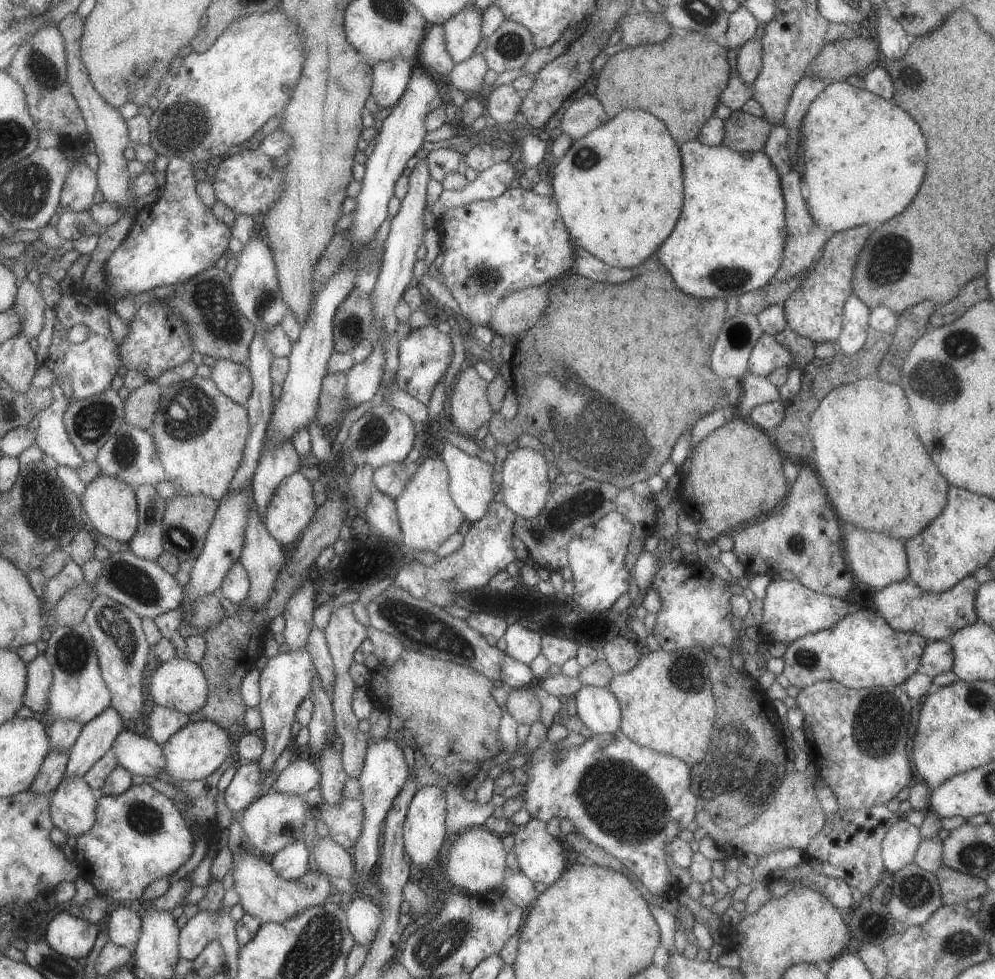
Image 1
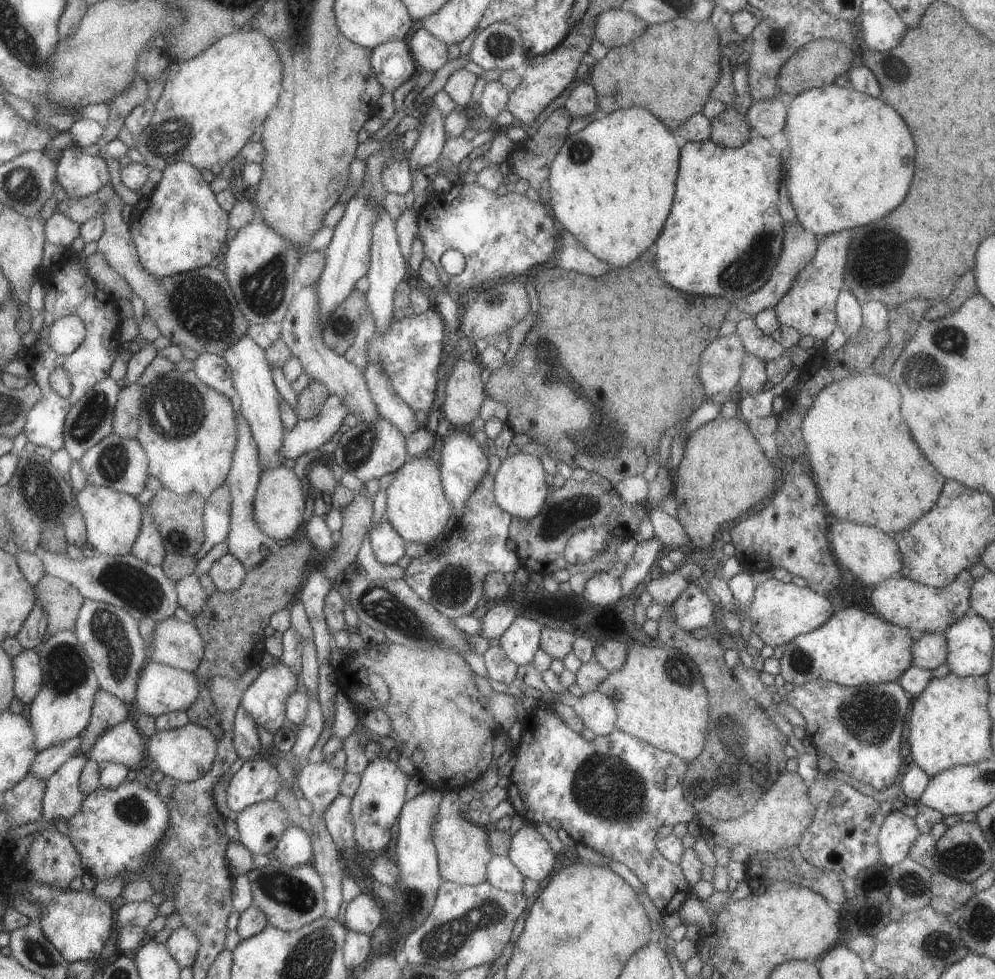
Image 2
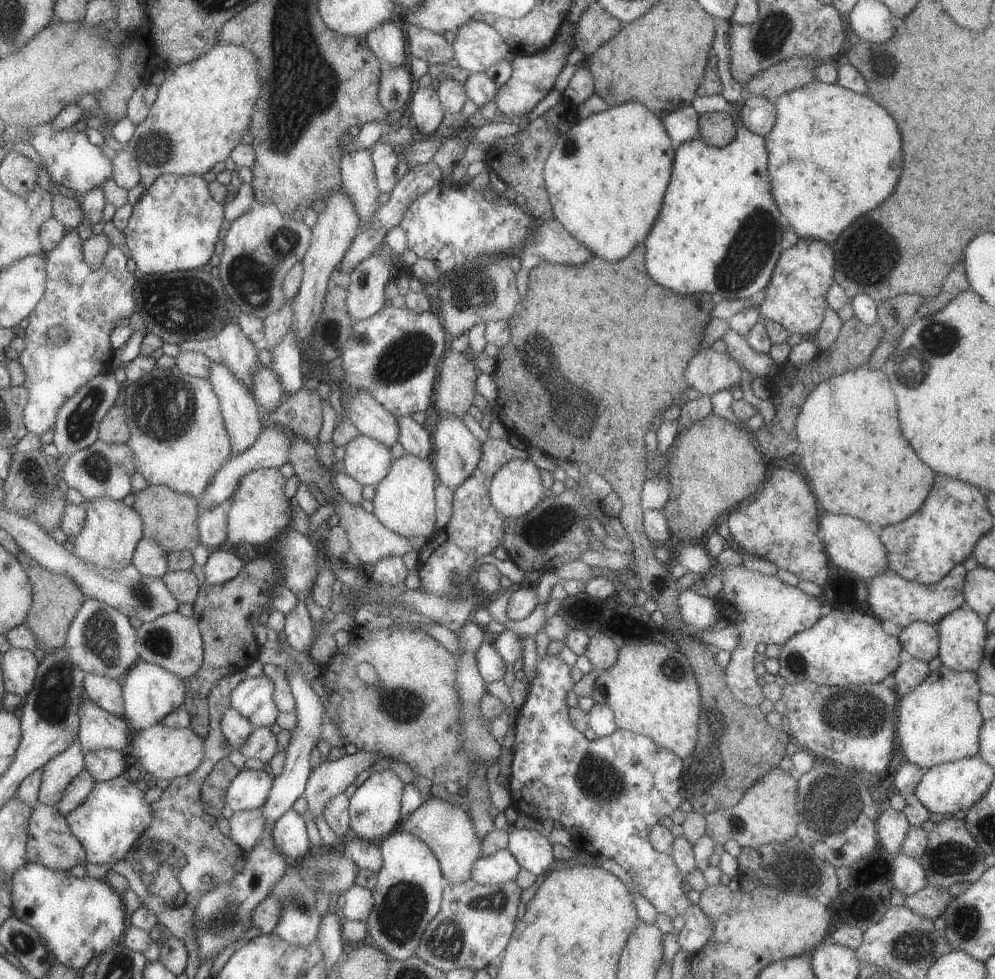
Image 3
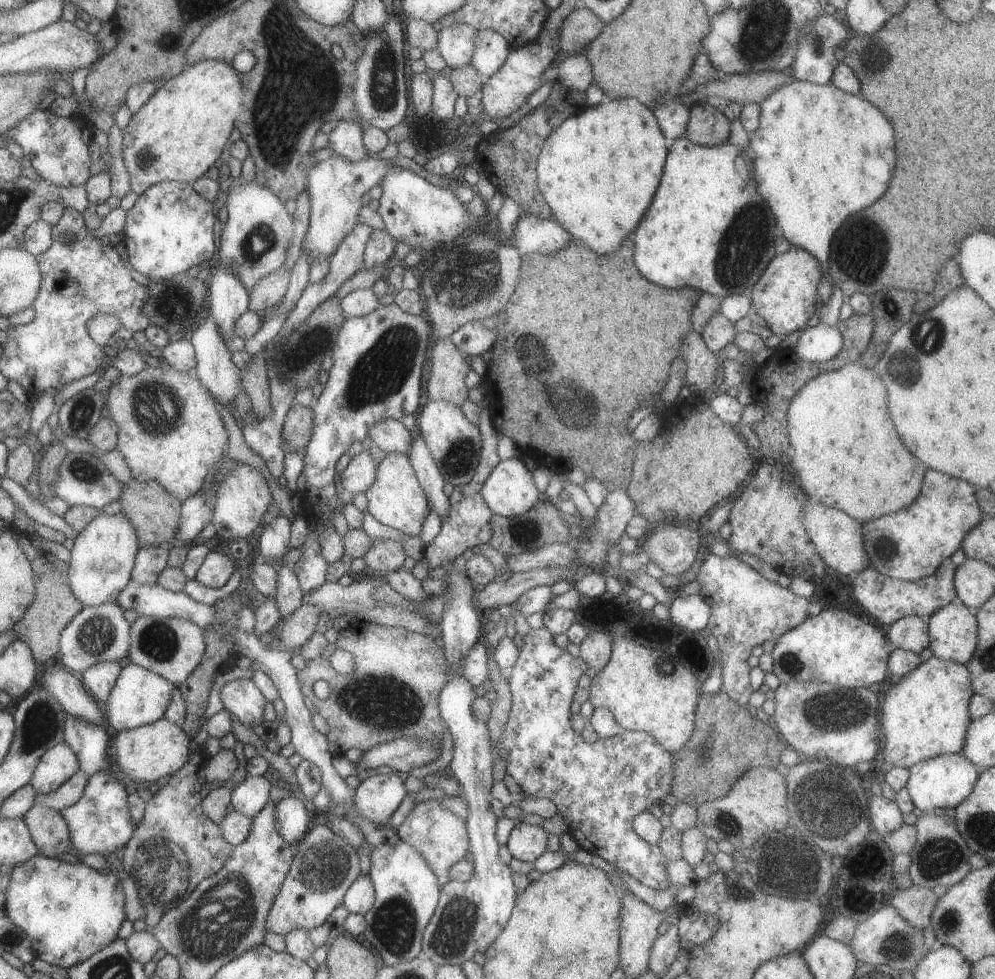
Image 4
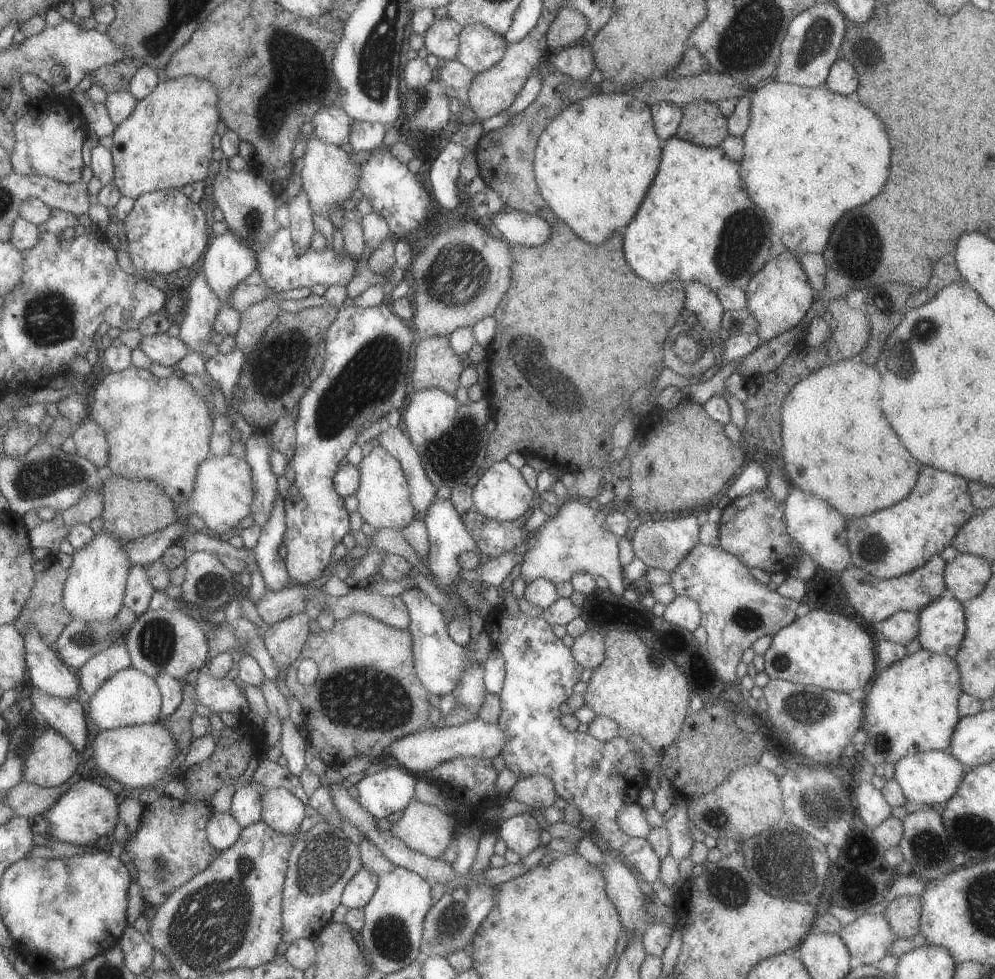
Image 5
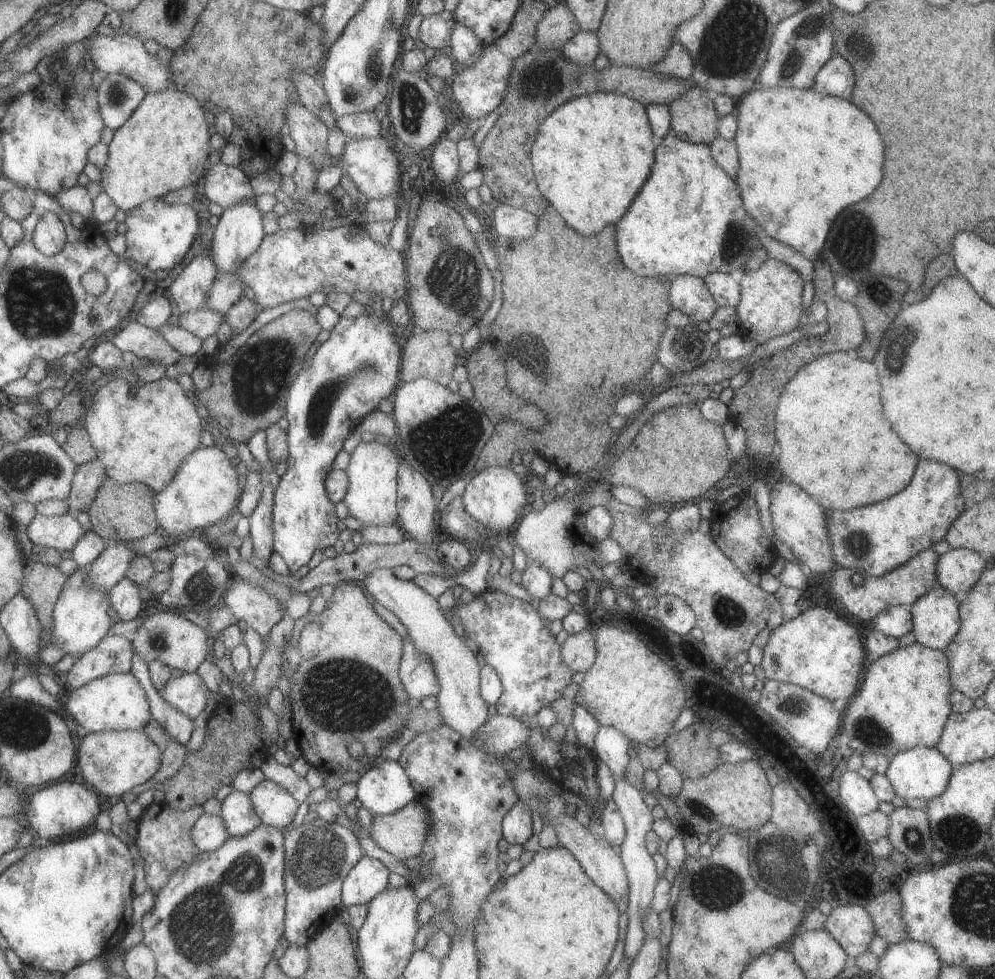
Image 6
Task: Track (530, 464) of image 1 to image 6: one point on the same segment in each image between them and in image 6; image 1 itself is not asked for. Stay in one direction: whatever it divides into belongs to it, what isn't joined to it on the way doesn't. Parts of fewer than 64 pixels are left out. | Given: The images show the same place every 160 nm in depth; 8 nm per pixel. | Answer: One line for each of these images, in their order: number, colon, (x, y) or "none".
2: (519, 489)
3: (516, 488)
4: (508, 491)
5: (500, 493)
6: (494, 498)

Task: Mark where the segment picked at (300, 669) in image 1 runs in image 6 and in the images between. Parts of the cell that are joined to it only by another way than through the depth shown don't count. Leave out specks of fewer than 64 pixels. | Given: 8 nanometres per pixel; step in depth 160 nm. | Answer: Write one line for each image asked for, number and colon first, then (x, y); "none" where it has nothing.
2: (265, 698)
3: (252, 698)
4: (239, 697)
5: (214, 695)
6: (188, 694)

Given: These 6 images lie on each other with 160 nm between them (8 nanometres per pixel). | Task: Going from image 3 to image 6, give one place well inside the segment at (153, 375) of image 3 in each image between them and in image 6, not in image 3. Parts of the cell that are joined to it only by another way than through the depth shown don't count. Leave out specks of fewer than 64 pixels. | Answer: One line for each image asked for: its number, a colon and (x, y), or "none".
4: (168, 430)
5: (157, 429)
6: (141, 434)

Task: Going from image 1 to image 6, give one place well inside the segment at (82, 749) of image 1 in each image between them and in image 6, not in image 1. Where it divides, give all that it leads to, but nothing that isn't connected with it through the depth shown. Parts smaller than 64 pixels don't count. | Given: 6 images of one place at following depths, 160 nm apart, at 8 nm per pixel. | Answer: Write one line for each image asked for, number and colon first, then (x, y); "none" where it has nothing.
2: (107, 711)
3: (105, 693)
4: (98, 679)
5: (92, 674)
6: (112, 654)

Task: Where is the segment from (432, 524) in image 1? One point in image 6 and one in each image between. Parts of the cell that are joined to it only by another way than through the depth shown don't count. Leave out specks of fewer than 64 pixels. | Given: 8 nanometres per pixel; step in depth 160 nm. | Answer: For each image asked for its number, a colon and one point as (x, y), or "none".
2: (416, 506)
3: (404, 502)
4: (395, 499)
5: (383, 498)
6: (370, 497)

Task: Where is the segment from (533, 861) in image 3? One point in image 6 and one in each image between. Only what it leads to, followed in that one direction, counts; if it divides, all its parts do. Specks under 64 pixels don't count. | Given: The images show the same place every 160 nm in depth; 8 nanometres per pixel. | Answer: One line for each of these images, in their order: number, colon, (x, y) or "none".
4: (525, 842)
5: (520, 833)
6: (516, 824)

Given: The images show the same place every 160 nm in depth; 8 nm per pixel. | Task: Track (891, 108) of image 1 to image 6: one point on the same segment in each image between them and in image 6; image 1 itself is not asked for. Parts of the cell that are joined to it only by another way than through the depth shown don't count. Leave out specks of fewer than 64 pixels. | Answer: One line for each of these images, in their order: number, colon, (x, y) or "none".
2: (848, 160)
3: (833, 154)
4: (819, 154)
5: (810, 154)
6: (803, 156)

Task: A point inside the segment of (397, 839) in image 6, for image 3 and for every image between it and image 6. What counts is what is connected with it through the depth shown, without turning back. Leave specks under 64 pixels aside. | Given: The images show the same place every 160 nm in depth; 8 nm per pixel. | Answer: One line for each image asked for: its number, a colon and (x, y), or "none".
3: (445, 829)
4: (441, 839)
5: (424, 828)

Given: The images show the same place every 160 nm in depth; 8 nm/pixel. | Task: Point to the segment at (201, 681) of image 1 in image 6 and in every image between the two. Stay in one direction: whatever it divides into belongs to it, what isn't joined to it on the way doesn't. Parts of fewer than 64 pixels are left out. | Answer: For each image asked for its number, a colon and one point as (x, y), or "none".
2: (161, 688)
3: (149, 692)
4: (139, 697)
5: (130, 697)
6: (114, 702)

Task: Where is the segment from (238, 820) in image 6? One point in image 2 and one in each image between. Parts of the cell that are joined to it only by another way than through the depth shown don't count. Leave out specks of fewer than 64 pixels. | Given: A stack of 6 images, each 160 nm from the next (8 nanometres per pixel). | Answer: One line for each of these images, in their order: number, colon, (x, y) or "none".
2: (257, 780)
3: (248, 790)
4: (250, 795)
5: (246, 806)

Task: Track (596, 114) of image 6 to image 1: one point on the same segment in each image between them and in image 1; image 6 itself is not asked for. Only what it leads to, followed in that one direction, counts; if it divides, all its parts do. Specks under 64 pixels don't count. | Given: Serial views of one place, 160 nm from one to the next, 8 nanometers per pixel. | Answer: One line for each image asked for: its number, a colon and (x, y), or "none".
1: (619, 190)
2: (611, 184)
3: (605, 177)
4: (597, 171)
5: (593, 163)

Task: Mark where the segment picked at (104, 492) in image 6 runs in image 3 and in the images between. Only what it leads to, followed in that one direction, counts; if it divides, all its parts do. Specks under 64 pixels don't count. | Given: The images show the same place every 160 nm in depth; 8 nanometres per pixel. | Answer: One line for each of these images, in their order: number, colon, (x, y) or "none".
3: (169, 518)
4: (154, 514)
5: (131, 509)

